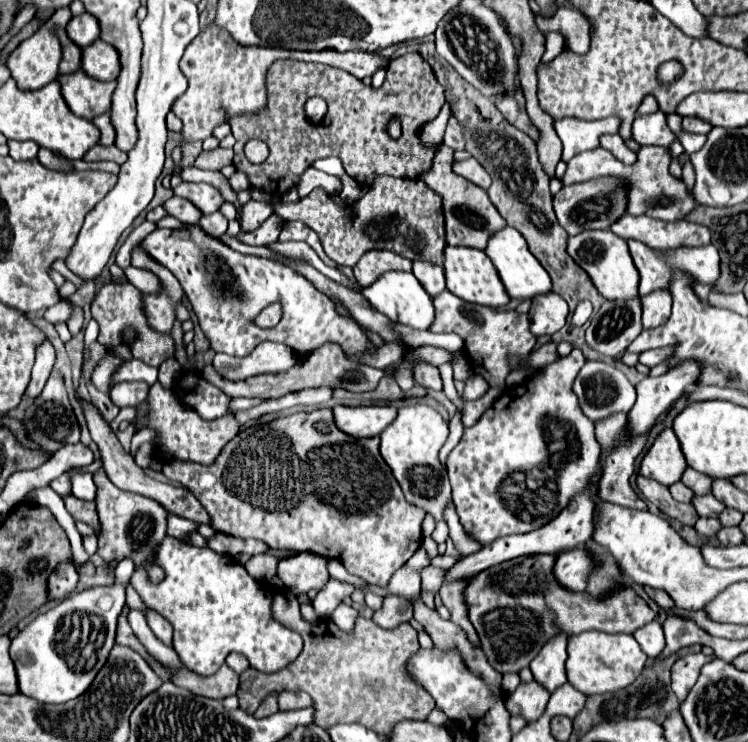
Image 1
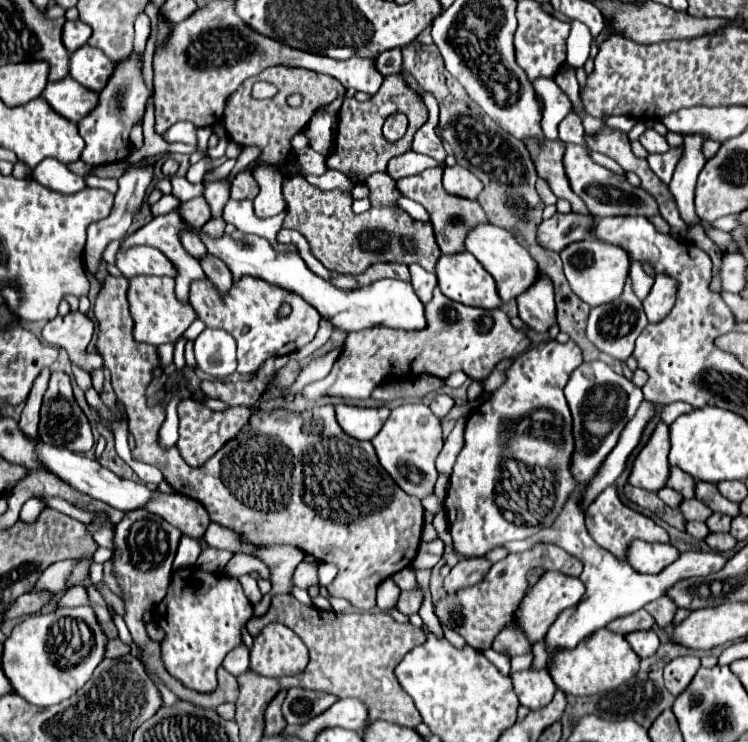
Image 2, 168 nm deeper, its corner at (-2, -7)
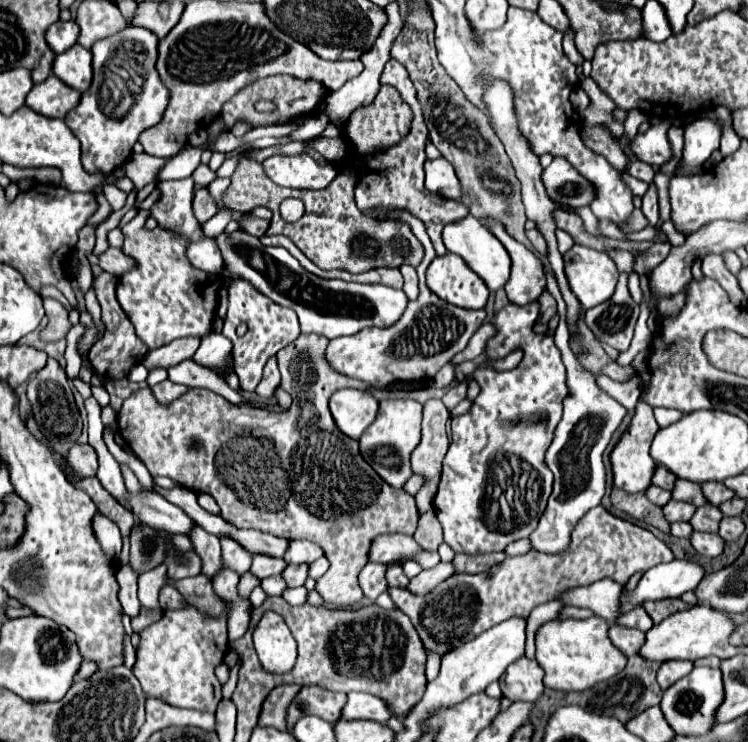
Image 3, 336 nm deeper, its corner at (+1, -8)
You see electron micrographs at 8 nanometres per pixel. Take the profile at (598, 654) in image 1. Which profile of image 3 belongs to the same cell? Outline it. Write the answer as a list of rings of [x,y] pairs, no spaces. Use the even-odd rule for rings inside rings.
[[[591,616],[587,620],[551,620],[545,622],[535,636],[537,642],[537,662],[545,670],[545,686],[563,692],[583,692],[597,682],[609,680],[611,676],[623,672],[627,666],[627,656],[615,648],[607,636],[609,622]]]

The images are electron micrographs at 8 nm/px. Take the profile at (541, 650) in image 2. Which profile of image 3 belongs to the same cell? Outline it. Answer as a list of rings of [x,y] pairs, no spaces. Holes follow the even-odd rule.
[[[565,606],[561,612],[559,612],[559,620],[561,618],[589,618],[593,612],[591,610],[585,610],[585,608],[575,608],[575,606]]]

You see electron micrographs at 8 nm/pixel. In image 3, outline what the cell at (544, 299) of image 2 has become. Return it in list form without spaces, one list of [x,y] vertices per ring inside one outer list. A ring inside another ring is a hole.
[[[489,220],[489,228],[503,242],[503,246],[507,248],[511,262],[513,262],[511,278],[505,284],[505,292],[509,296],[509,302],[513,302],[517,306],[525,306],[529,302],[539,300],[539,296],[547,288],[541,260],[529,248],[525,248],[517,240],[513,240],[499,222]]]

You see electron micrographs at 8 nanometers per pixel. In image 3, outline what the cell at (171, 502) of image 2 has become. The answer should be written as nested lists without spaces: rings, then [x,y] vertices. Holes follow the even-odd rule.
[[[195,526],[191,530],[191,536],[189,538],[193,542],[193,550],[199,554],[201,562],[203,562],[203,574],[211,578],[213,574],[217,574],[223,568],[223,564],[221,564],[219,538],[211,536],[201,526]]]

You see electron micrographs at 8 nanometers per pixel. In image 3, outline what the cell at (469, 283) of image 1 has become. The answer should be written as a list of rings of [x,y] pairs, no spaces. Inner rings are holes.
[[[457,254],[437,256],[427,268],[427,286],[439,298],[461,308],[485,308],[489,290],[485,282]]]

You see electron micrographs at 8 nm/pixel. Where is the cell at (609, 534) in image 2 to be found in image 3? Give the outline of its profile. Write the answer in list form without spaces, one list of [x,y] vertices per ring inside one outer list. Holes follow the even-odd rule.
[[[599,504],[577,522],[573,544],[561,554],[529,550],[523,556],[505,558],[501,564],[495,564],[481,574],[453,574],[427,596],[413,596],[407,588],[389,588],[389,596],[401,612],[411,618],[423,646],[445,654],[507,618],[529,616],[535,606],[553,600],[567,588],[593,584],[601,578],[613,578],[619,584],[627,584],[635,572],[645,572],[671,560],[673,552],[653,532],[613,516],[603,504]]]

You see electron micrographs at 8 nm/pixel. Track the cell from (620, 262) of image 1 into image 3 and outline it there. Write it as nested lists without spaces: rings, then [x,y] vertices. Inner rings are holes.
[[[575,244],[563,254],[563,260],[569,288],[583,308],[597,306],[613,296],[619,270],[605,252]]]

